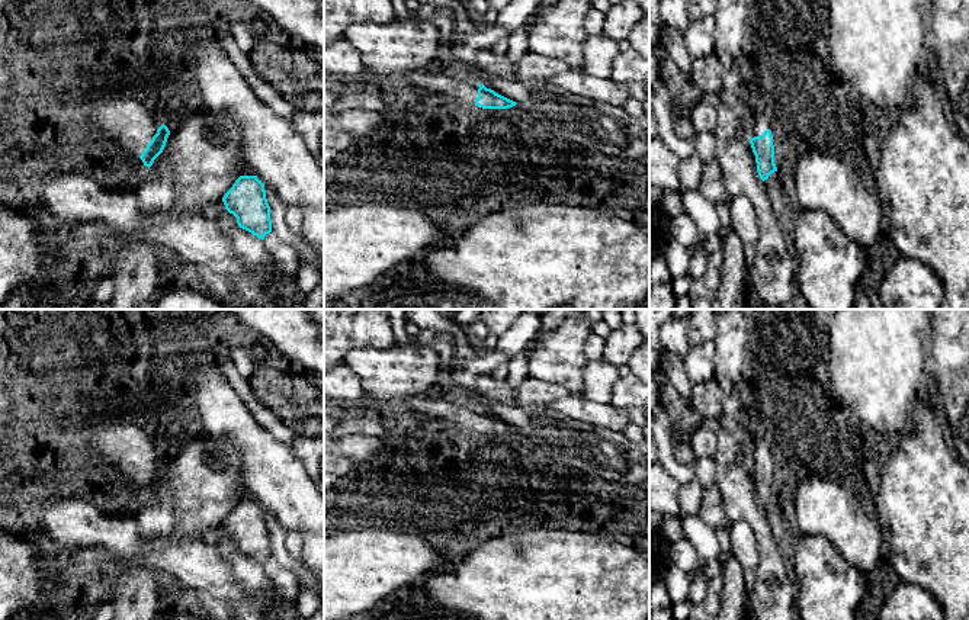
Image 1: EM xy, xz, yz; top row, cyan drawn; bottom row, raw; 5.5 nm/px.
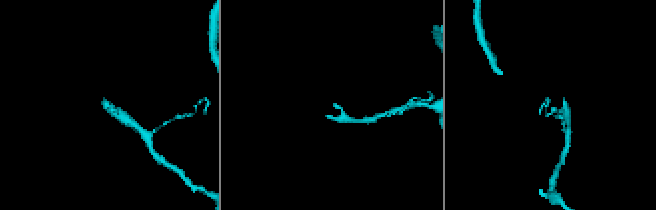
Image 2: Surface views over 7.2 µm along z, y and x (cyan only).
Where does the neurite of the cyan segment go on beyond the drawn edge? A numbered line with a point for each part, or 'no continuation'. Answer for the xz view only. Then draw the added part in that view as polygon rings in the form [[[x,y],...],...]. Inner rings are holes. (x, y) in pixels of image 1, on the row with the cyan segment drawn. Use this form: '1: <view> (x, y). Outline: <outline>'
1: xz (438, 80). Outline: [[[429,68],[407,73],[401,81],[431,93],[458,97],[475,106],[479,81],[447,68]]]

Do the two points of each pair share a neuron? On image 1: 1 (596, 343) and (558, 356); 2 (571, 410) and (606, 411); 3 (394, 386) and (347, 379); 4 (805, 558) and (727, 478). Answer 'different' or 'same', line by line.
1: different
2: same
3: different
4: different

